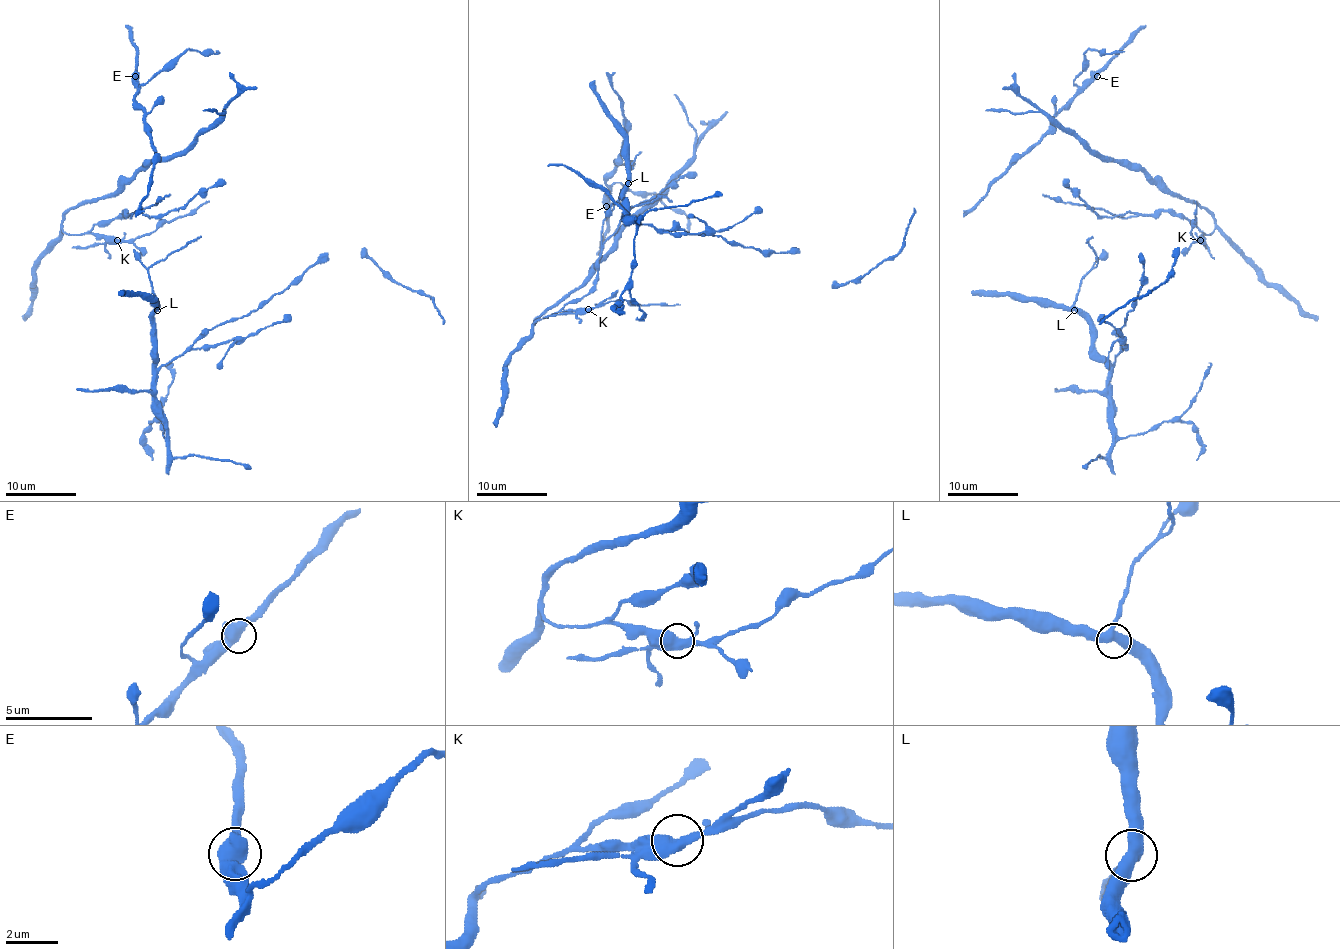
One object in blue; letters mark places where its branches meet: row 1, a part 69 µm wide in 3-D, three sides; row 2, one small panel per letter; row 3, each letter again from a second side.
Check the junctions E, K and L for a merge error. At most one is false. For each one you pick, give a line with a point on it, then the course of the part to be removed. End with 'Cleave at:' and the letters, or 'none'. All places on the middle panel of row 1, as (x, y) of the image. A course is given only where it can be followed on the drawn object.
K: (588, 309) | (587, 309), (620, 300), (636, 304), (680, 304)
Cleave at: K

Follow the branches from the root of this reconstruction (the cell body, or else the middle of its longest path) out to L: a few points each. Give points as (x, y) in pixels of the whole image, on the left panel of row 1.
L: (192, 242), (172, 250), (148, 270), (158, 303), (157, 310)

